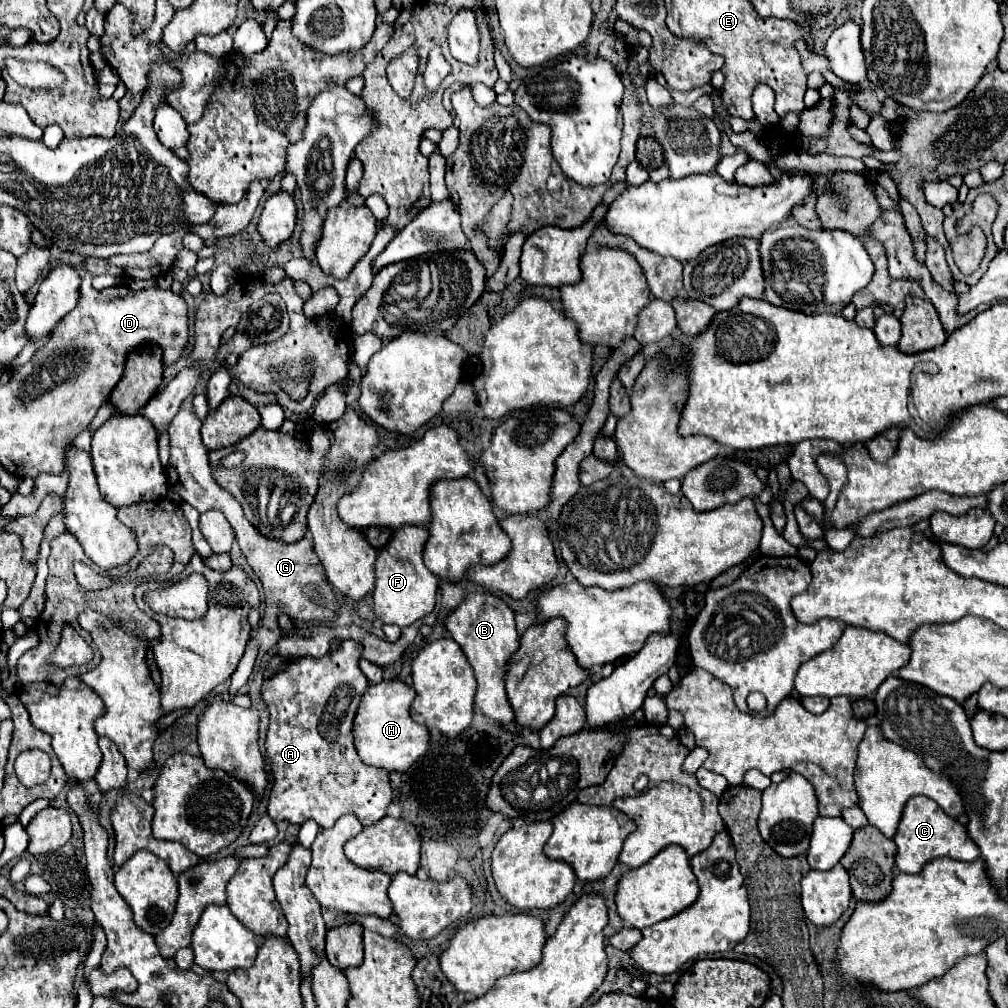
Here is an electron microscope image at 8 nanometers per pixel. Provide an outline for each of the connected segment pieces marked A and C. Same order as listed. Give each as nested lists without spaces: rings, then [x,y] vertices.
[[[345,640],[337,650],[321,658],[301,656],[291,660],[281,672],[263,682],[263,702],[271,712],[265,740],[265,758],[273,776],[273,788],[267,802],[267,812],[273,822],[287,820],[293,824],[303,824],[307,818],[313,818],[319,826],[329,828],[339,816],[355,814],[363,826],[371,826],[385,816],[385,810],[393,800],[389,772],[363,764],[353,748],[351,736],[351,724],[359,706],[359,698],[369,686],[367,678],[359,670],[359,658],[361,644]]]
[[[913,796],[905,808],[903,808],[903,816],[895,834],[895,844],[897,844],[897,854],[895,854],[895,866],[901,872],[907,874],[917,874],[921,872],[923,864],[933,860],[933,858],[953,858],[953,860],[963,860],[963,862],[973,862],[979,858],[977,852],[977,844],[973,844],[973,840],[967,834],[967,828],[957,822],[955,818],[947,816],[941,806],[937,802],[933,802],[927,796]]]

